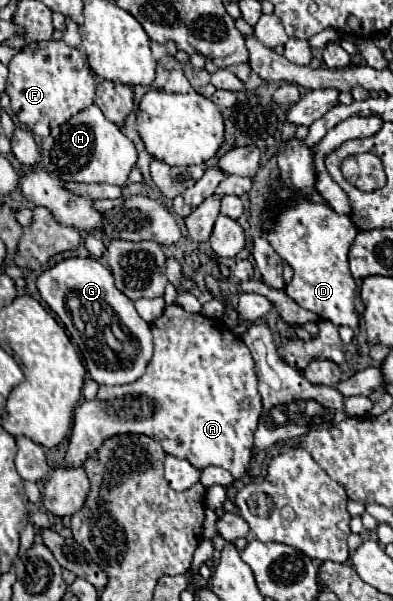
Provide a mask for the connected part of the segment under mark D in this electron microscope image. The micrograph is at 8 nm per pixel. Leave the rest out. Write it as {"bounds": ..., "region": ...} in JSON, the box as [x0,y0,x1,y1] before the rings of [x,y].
{"bounds":[263,201,359,327],"region":[[[297,201],[291,207],[283,209],[283,213],[275,219],[275,225],[263,237],[273,245],[273,249],[285,259],[295,275],[291,283],[287,283],[285,293],[303,309],[309,309],[319,315],[319,319],[327,319],[333,325],[341,327],[357,327],[359,317],[353,307],[355,299],[355,279],[349,273],[347,253],[357,235],[357,227],[349,217],[337,215],[323,203]]]}

